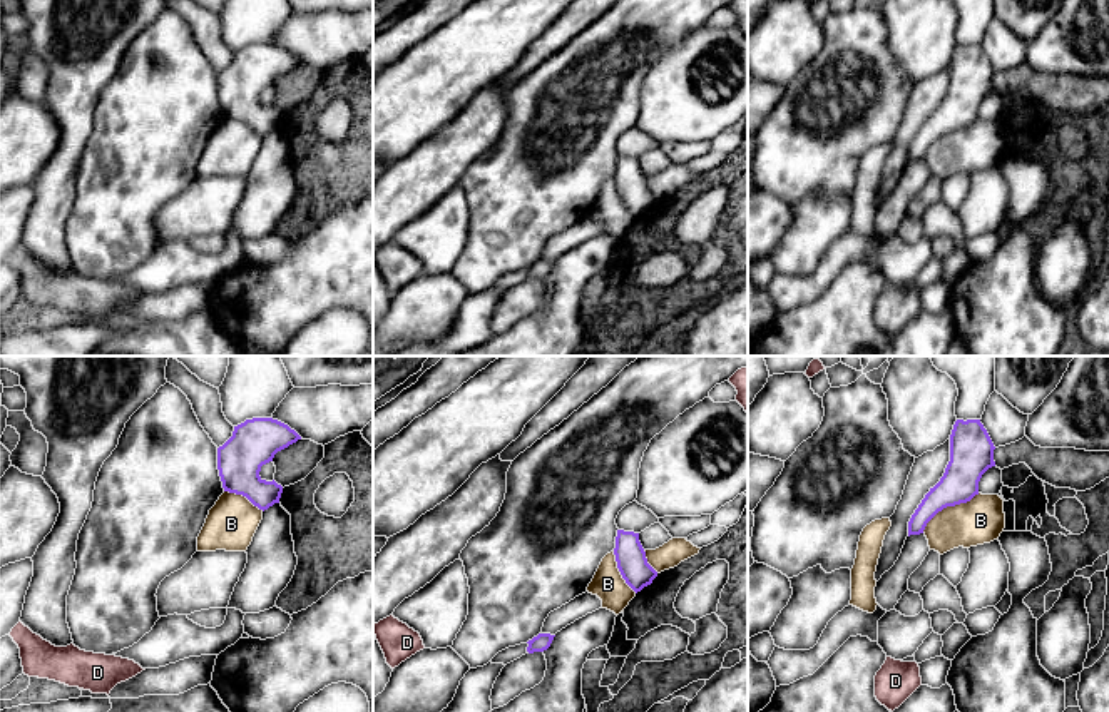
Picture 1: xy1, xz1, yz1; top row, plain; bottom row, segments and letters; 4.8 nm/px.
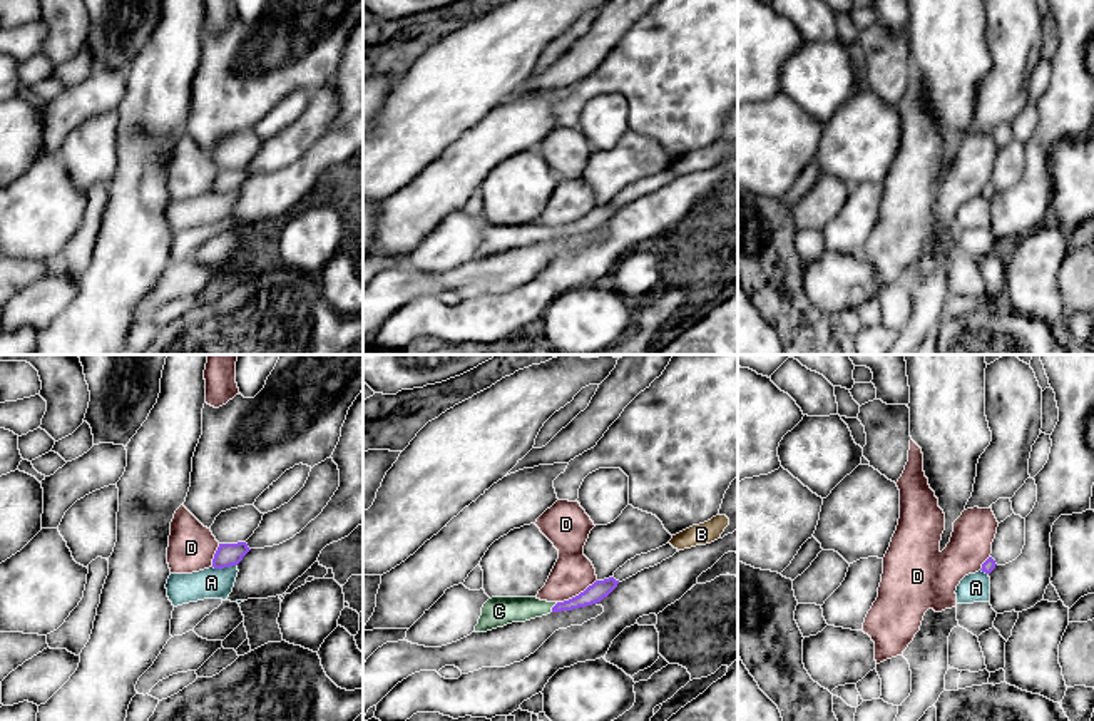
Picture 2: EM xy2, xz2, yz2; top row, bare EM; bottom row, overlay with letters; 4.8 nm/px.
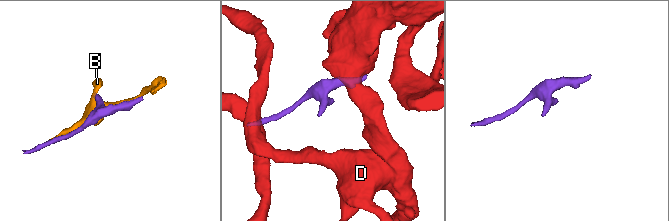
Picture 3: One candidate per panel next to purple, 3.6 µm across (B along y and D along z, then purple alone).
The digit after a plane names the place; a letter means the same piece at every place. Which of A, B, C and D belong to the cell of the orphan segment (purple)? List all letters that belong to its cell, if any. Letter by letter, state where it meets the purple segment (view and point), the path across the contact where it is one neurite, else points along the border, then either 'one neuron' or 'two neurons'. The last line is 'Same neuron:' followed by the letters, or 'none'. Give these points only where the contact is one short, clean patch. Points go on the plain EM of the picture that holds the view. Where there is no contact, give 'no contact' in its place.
A: contact xy2 (224, 191); border xy2 (236, 189), (213, 193); two neurons
B: contact yz1 (949, 131); two neurons
C: contact xz2 (552, 233); way xz2 (599, 214), (581, 226), (552, 233), (500, 236); one neuron
D: contact xz2 (576, 221); two neurons
Same neuron: C

